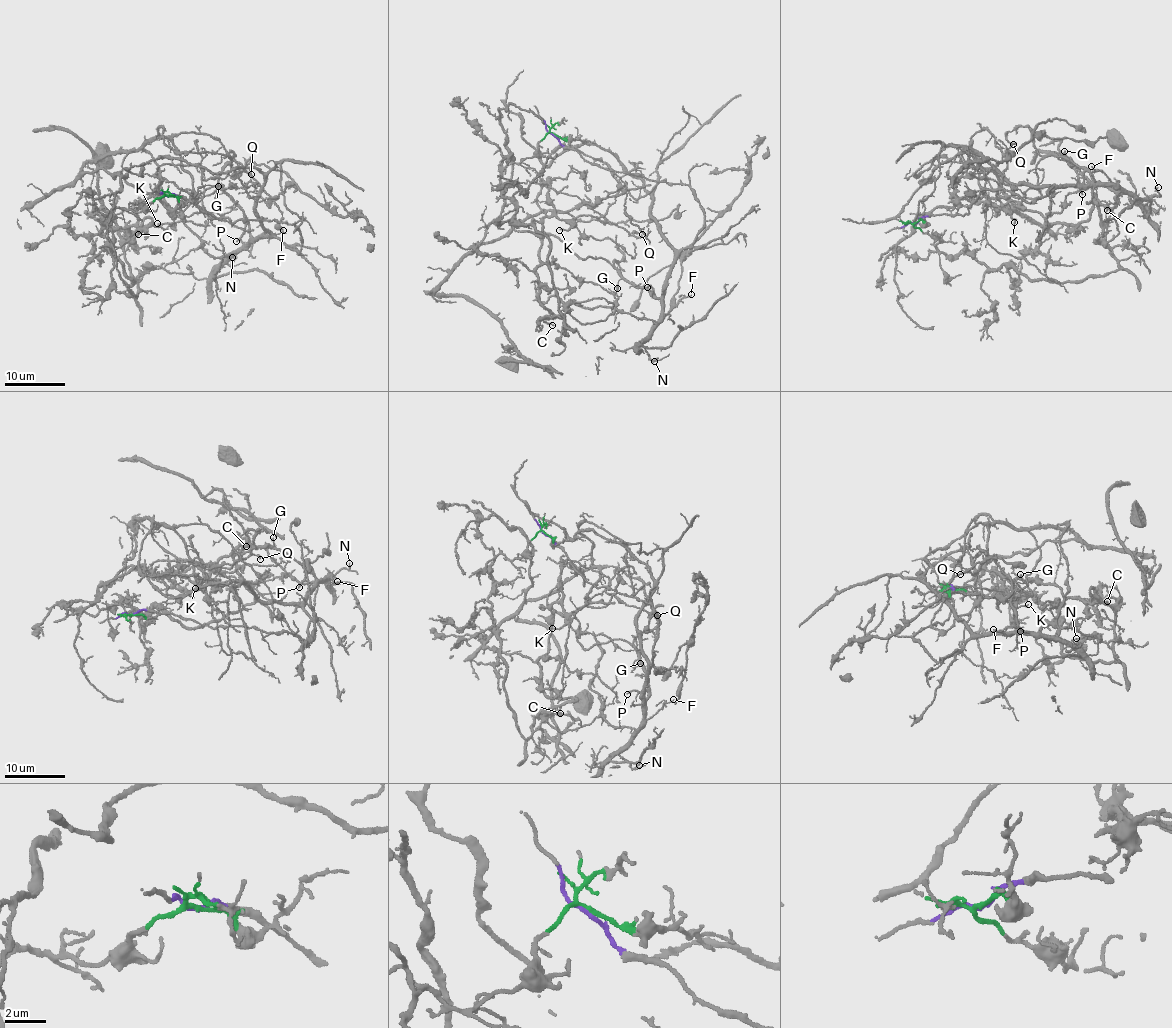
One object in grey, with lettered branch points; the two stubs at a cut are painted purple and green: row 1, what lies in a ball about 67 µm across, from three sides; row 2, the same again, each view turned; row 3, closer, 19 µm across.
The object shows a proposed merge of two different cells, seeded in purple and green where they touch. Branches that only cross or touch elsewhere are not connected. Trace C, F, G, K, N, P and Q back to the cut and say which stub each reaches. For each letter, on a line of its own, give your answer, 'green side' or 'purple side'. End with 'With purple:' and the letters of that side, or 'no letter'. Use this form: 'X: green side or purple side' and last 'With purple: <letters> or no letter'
C: green side
F: purple side
G: purple side
K: green side
N: purple side
P: purple side
Q: green side
With purple: F, G, N, P

